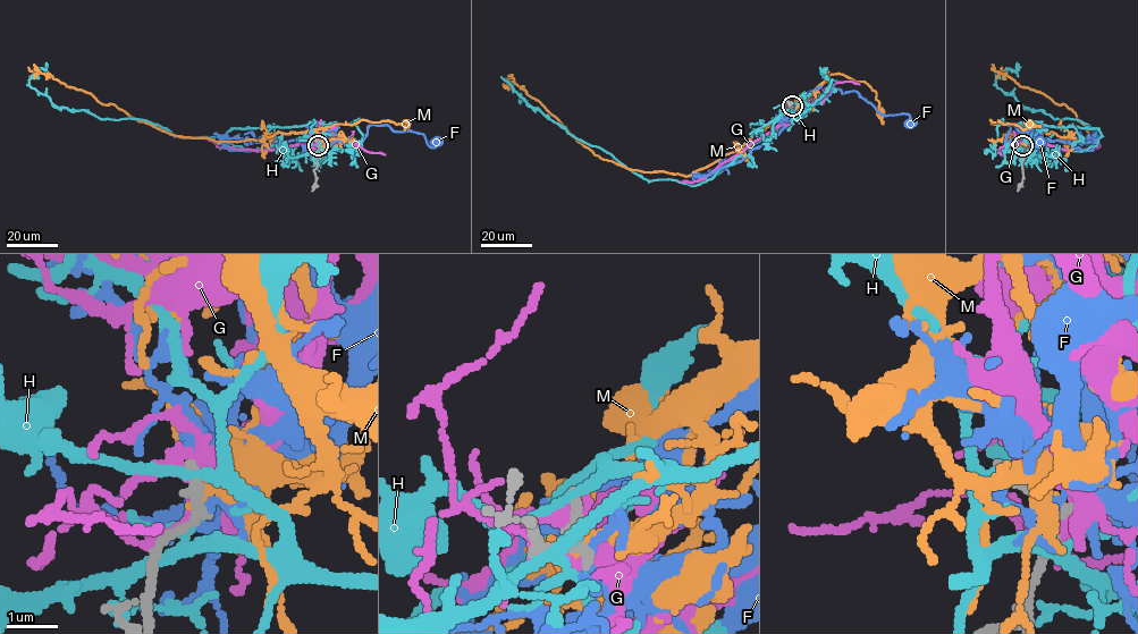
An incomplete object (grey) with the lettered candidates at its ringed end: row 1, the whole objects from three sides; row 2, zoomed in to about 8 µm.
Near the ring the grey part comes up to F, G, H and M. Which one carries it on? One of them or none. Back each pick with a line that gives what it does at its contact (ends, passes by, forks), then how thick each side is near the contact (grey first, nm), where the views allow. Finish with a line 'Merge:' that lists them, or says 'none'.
Merge: none

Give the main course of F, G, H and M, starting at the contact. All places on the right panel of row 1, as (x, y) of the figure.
F: (1025, 148), (1025, 136), (1006, 142), (1010, 129), (1008, 125), (1021, 132), (1031, 130), (1030, 148), (1039, 141)
G: (1022, 146), (1025, 134), (1033, 141), (1073, 150), (1097, 148), (1098, 140)
H: (1022, 146), (1028, 134), (1020, 123), (1102, 135), (1077, 119), (1023, 107), (996, 85), (1009, 68), (1018, 76)
M: (1025, 148), (1026, 140), (1019, 134), (1017, 126), (992, 124), (991, 120), (1016, 124), (1022, 129), (1029, 123)

